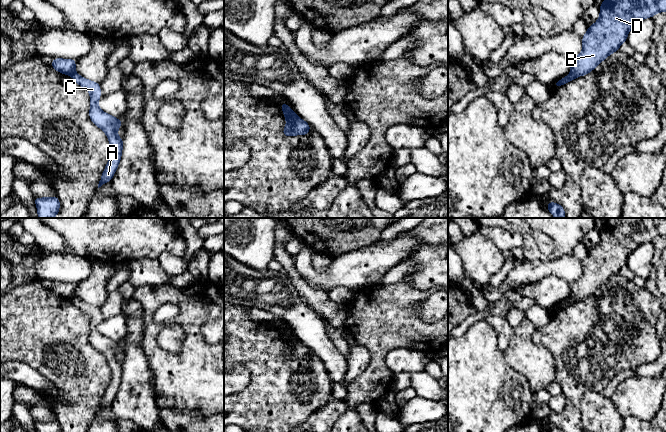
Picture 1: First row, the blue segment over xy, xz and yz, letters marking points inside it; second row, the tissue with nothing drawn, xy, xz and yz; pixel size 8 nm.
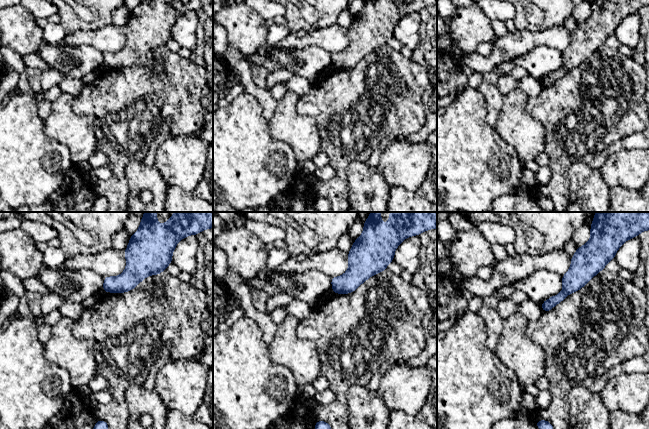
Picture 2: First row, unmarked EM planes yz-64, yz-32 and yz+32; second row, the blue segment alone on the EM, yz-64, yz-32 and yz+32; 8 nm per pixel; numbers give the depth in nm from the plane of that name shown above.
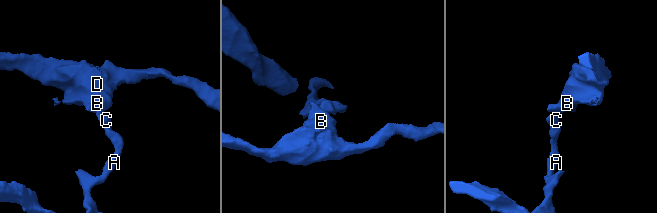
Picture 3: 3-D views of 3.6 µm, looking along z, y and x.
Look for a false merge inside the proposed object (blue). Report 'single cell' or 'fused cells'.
fused cells

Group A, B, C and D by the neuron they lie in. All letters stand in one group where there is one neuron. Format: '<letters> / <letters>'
A C / B D

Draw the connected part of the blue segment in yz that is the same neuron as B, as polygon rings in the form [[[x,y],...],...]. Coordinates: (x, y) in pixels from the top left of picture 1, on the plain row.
[[[607,218],[605,224],[600,229],[600,241],[591,250],[584,260],[582,260],[583,274],[575,282],[570,283],[571,297],[576,301],[584,300],[593,295],[598,288],[606,283],[610,278],[619,274],[622,267],[626,266],[629,255],[642,243],[651,242],[658,236],[666,236],[666,218],[622,218],[620,221],[621,230],[616,229],[616,218]]]

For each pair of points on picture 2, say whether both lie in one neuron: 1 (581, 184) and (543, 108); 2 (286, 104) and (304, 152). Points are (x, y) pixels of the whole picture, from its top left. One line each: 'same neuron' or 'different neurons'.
1: different neurons
2: same neuron

